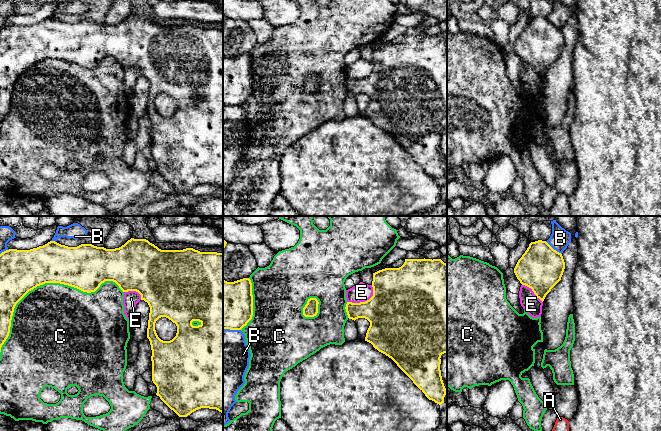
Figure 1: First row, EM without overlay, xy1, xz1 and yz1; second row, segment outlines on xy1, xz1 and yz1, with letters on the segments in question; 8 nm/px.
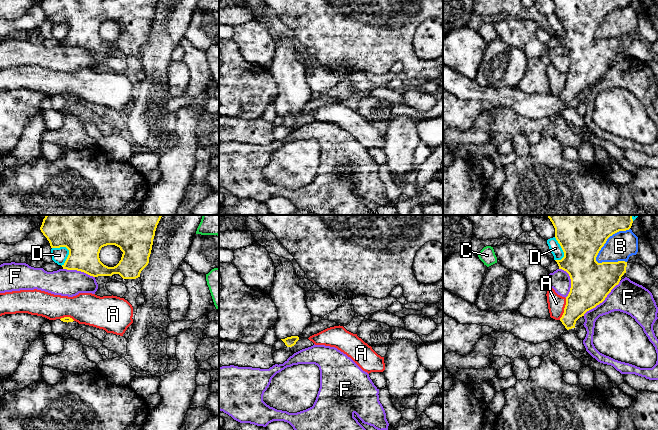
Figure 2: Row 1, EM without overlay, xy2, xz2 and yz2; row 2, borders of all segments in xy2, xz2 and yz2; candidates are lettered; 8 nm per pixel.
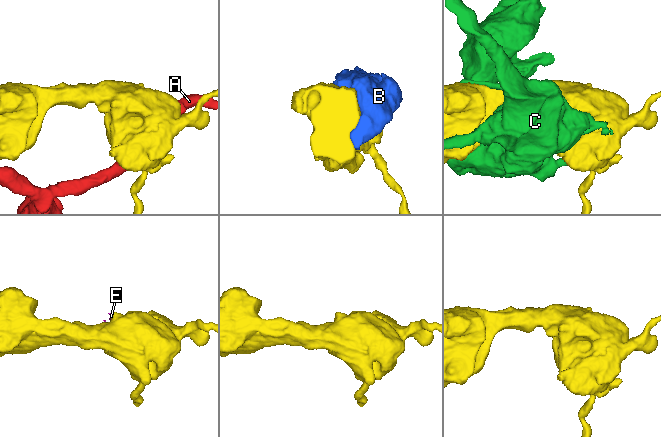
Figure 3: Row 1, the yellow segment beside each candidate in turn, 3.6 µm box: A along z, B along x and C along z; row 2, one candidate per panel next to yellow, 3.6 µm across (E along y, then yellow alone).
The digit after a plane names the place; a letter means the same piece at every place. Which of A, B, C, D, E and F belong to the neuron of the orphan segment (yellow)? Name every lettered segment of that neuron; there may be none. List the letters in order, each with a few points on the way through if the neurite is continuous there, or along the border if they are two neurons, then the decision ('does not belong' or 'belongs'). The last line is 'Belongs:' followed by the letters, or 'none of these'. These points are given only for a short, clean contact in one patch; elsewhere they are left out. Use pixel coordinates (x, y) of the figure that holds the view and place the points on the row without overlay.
A: does not belong
B: does not belong
C: does not belong
D: does not belong
E: border xz1 (372, 61), (372, 71), (368, 75), (359, 78), (347, 78); does not belong
F: does not belong
Belongs: none of these

